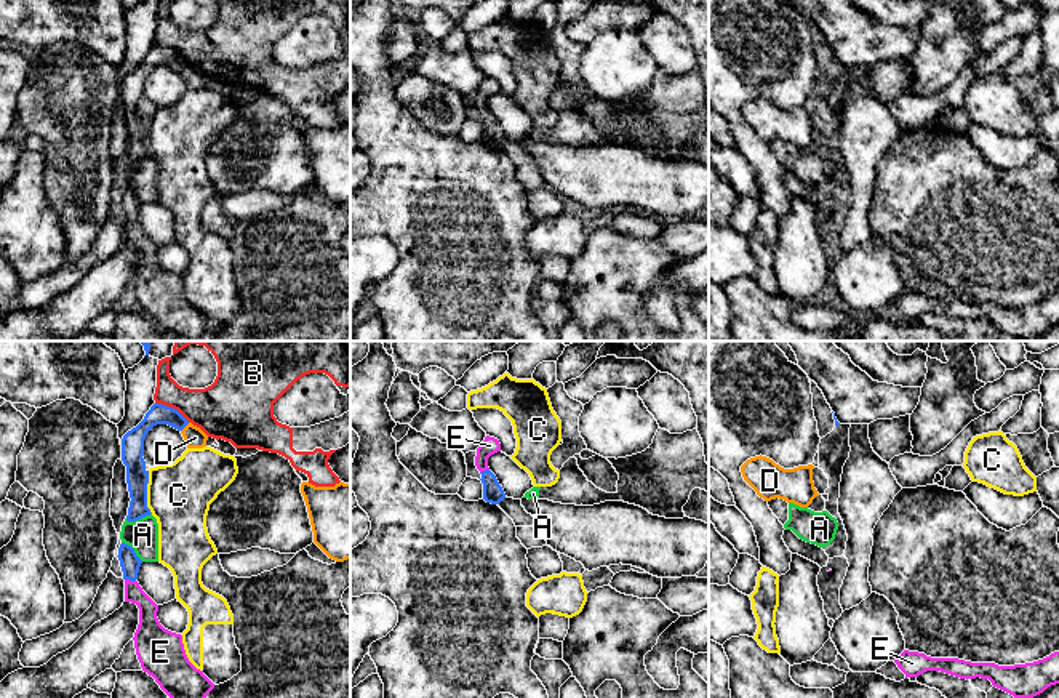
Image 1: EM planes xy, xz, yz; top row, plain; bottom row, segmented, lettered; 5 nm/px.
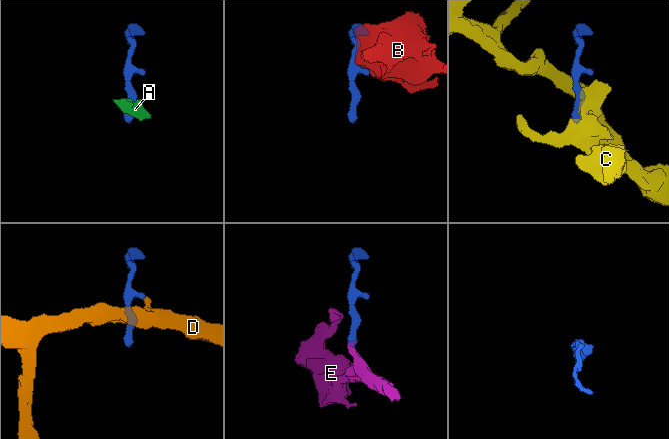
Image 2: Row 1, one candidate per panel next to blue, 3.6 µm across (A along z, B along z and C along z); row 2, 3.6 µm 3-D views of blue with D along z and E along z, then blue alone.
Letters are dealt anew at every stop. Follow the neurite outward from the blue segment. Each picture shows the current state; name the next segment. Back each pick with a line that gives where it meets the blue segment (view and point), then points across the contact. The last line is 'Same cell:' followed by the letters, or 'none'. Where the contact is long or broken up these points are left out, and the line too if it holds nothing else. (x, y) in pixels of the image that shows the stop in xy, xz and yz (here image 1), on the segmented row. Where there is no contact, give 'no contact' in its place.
E: meets blue in xy at (130, 580); runs through xy (130, 562), (130, 580), (147, 607), (149, 625)
Same cell: E

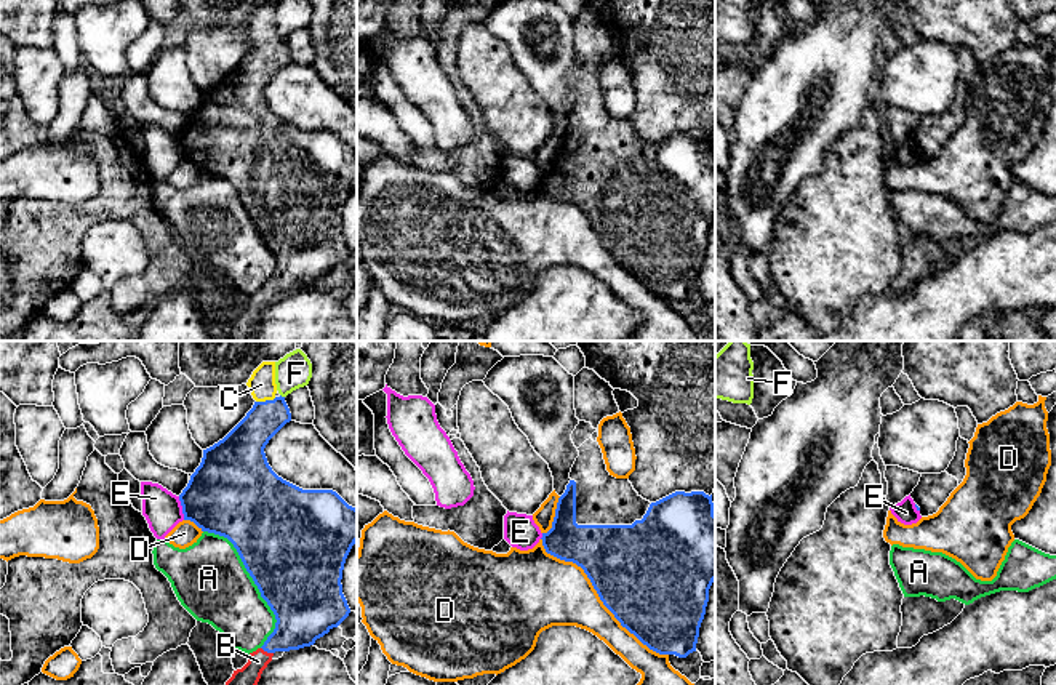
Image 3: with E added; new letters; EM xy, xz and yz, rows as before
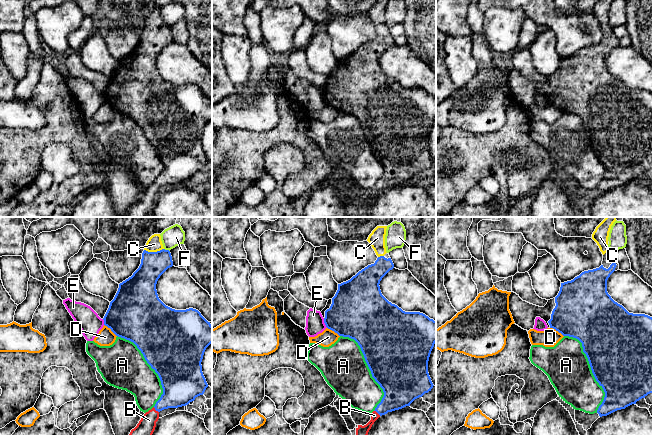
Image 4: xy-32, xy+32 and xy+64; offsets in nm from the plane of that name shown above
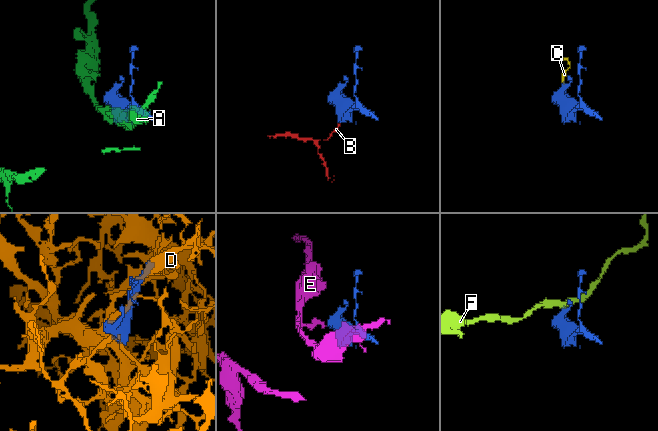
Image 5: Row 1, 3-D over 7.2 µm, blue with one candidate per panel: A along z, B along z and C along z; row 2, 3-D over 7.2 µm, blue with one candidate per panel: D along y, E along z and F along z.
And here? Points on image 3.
B: meets blue in xy at (268, 652); runs through xy (303, 616), (268, 652), (250, 674)
C: meets blue in xy at (266, 400); runs through xy (245, 444), (266, 418), (266, 400), (261, 384)
Same cell: B, C

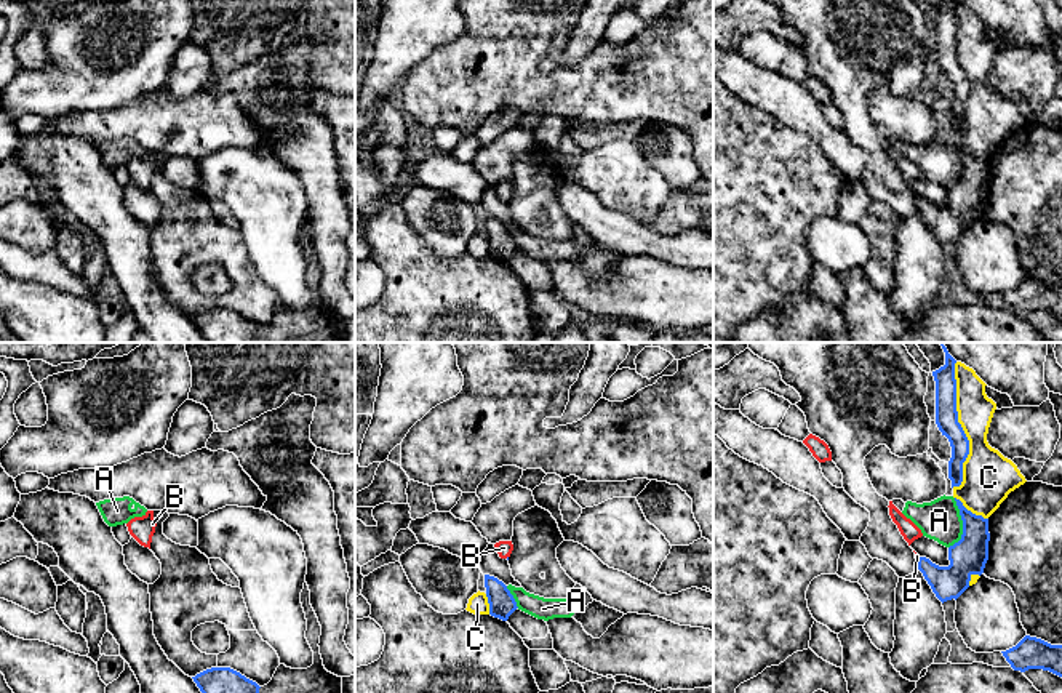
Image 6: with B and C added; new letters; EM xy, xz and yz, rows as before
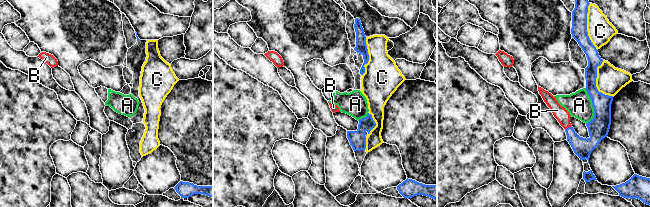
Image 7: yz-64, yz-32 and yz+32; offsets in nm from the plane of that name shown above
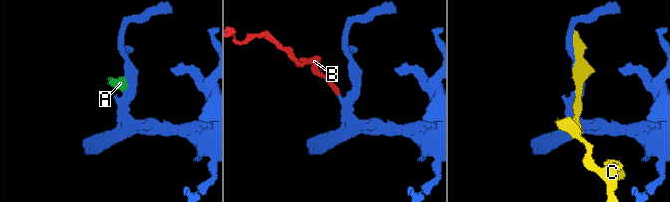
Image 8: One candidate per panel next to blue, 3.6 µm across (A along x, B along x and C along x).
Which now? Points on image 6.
B: meets blue in yz at (918, 559); runs through yz (968, 556), (952, 572), (918, 559), (917, 556)
Same cell: B

